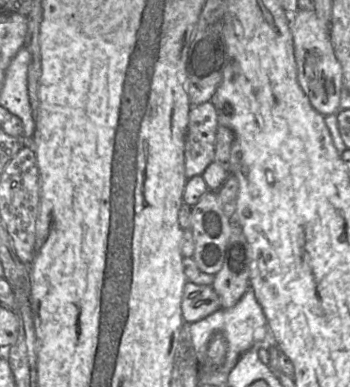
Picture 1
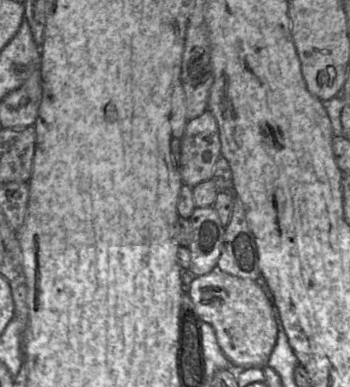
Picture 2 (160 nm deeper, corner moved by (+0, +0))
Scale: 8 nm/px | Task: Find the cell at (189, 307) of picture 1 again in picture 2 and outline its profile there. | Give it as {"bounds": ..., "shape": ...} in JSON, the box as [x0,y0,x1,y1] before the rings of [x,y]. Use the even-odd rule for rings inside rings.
{"bounds":[187,267,278,369],"shape":[[[215,267],[208,274],[195,277],[187,293],[198,318],[212,326],[220,349],[237,369],[267,366],[278,330],[270,303],[257,282],[229,275]]]}

